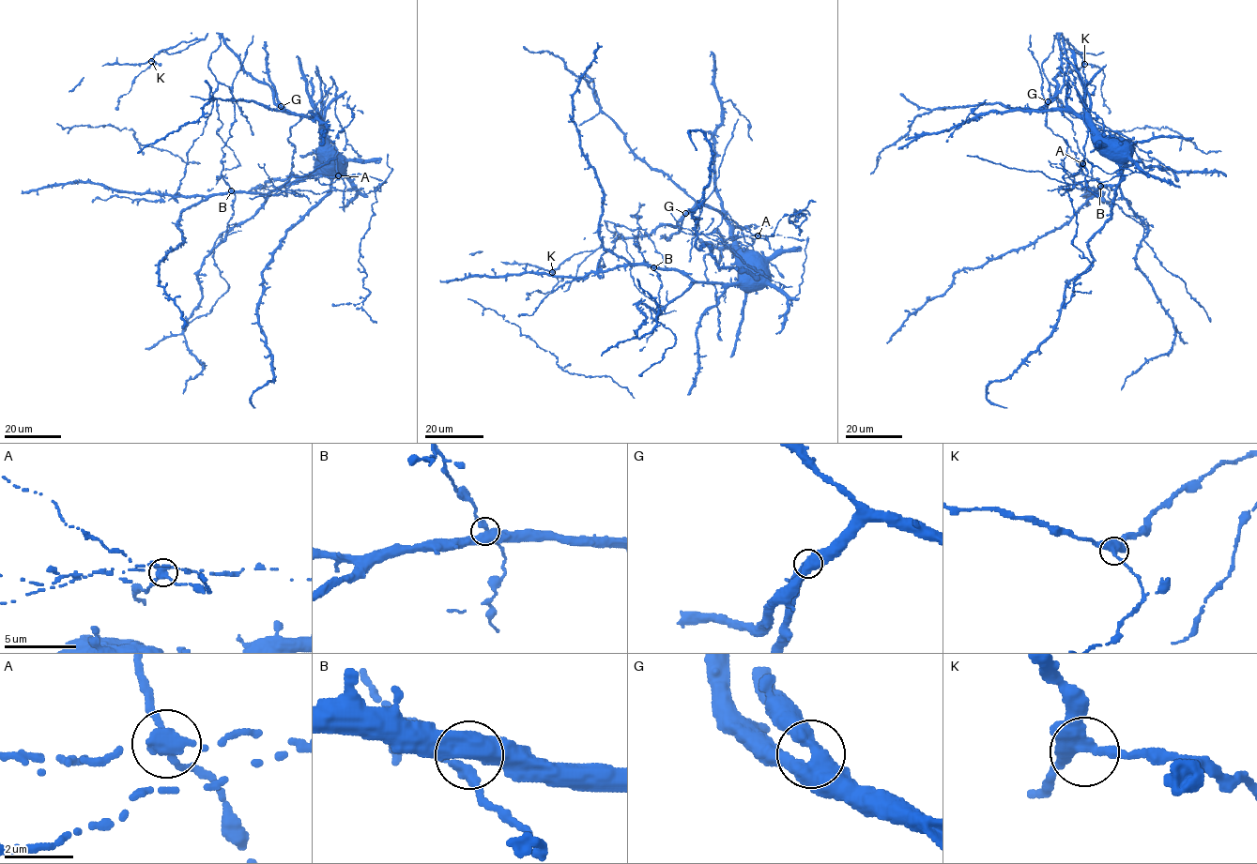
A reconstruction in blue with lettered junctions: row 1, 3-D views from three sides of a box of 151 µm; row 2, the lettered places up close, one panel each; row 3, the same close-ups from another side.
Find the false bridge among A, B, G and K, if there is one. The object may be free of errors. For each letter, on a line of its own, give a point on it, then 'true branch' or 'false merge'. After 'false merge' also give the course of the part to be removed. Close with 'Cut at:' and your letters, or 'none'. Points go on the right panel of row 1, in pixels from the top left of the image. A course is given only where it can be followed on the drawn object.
A: place (1082, 163); false merge
B: place (1100, 186); true branch
G: place (1048, 101); true branch
K: place (1084, 64); true branch
Cut at: A

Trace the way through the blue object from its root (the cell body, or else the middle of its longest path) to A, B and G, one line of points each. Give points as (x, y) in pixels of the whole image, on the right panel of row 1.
A: (1106, 138), (1106, 135), (1085, 126), (1088, 131), (1081, 163)
B: (1106, 138), (1108, 136), (1113, 140), (1115, 149), (1125, 160), (1119, 183), (1100, 186)
G: (1106, 138), (1106, 135), (1072, 113), (1041, 109), (1048, 101)

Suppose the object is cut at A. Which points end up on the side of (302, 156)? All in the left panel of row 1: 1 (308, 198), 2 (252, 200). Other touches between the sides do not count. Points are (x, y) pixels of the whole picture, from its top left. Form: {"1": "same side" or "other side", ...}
{"1": "other side", "2": "other side"}

